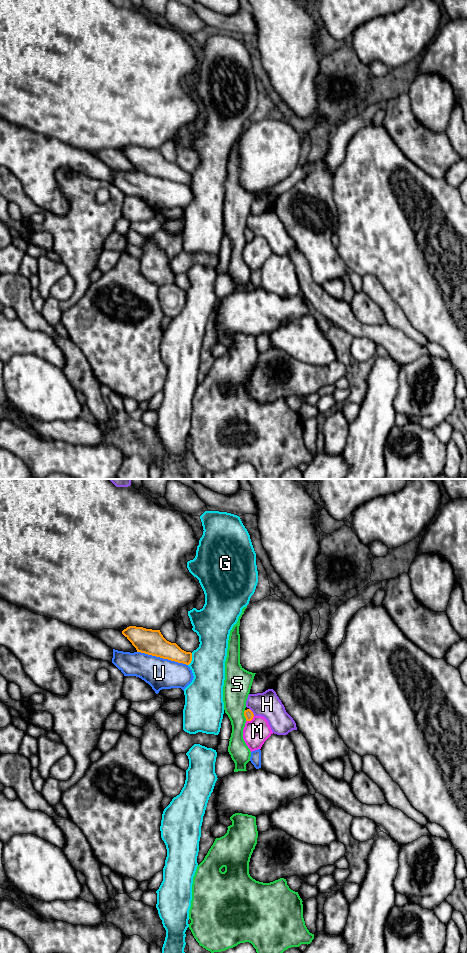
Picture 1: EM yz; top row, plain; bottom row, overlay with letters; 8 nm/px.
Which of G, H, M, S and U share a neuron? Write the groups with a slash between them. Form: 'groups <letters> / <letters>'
groups G / H / M / S / U

